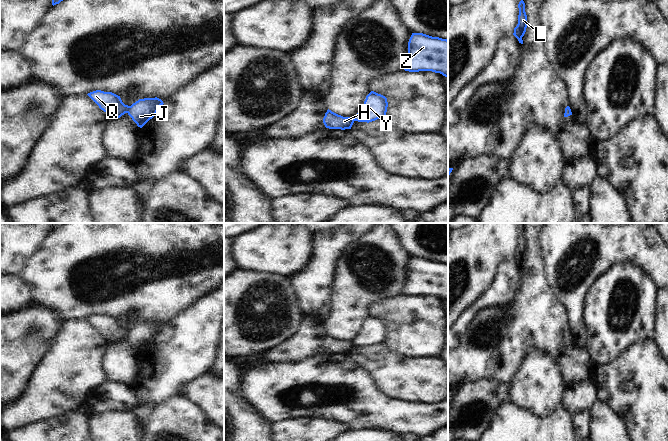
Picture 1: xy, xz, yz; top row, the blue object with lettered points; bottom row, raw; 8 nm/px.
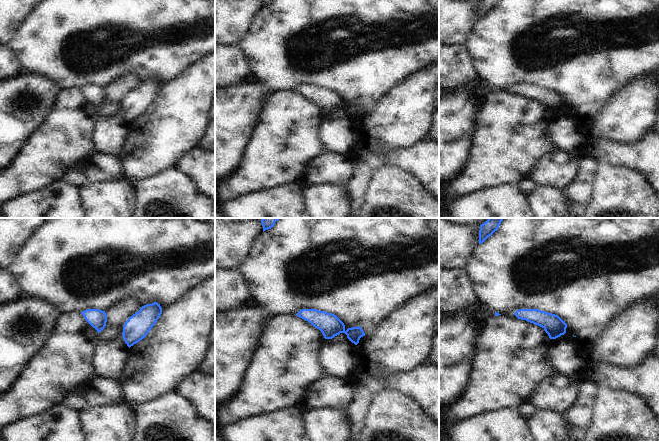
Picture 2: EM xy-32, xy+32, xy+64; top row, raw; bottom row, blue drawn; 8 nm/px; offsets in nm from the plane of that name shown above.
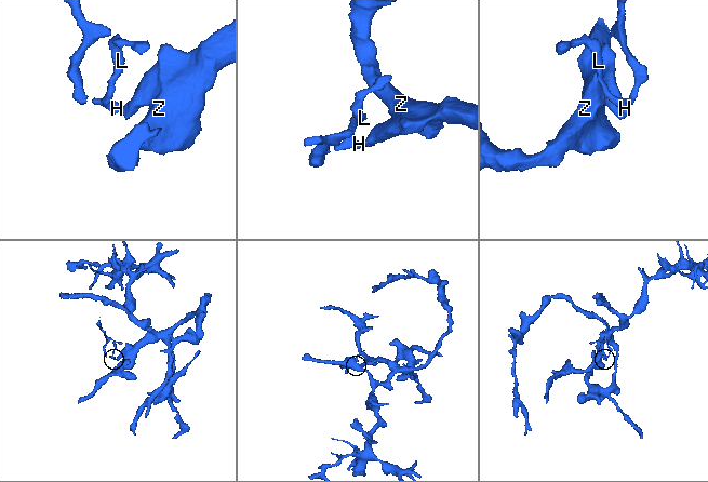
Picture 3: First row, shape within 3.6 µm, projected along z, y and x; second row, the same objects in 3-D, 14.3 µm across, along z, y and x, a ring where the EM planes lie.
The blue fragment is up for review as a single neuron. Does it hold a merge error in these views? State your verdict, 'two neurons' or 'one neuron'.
two neurons

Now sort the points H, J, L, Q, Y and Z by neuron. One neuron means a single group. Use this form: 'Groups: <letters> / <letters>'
Groups: H L Q / J Y Z

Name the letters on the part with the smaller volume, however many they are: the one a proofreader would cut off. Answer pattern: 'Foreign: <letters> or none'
Foreign: H, L, Q

